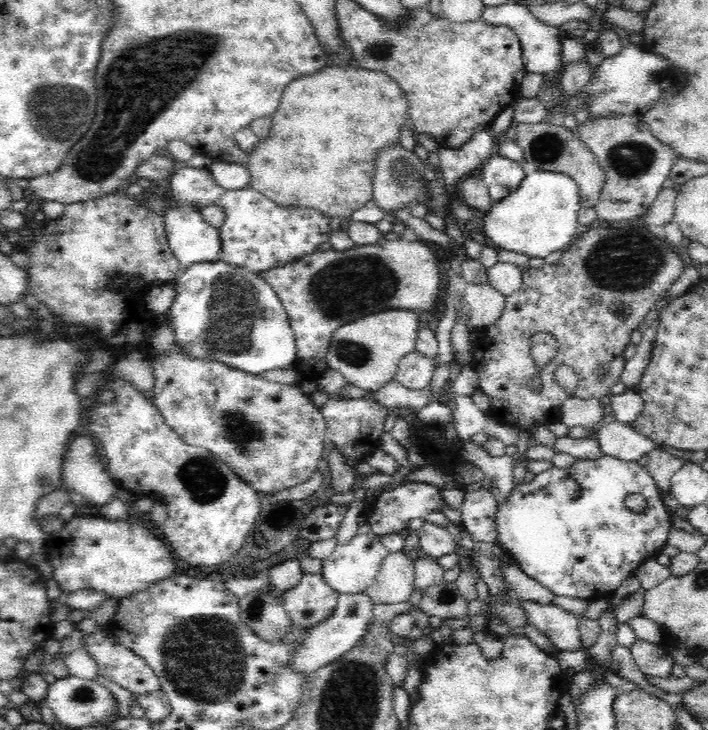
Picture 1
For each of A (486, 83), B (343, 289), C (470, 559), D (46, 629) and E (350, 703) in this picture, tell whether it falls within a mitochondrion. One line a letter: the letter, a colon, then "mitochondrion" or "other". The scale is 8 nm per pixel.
A: other
B: mitochondrion
C: other
D: other
E: mitochondrion

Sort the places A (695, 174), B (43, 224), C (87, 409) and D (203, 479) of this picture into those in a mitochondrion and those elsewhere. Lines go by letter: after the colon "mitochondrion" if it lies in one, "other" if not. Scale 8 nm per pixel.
A: other
B: other
C: other
D: mitochondrion

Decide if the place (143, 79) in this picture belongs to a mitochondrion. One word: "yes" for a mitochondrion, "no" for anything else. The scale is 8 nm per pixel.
yes

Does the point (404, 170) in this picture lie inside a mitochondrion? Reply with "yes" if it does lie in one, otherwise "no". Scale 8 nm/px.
yes

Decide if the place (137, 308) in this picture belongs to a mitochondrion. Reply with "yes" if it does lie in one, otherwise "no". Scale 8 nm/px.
no

